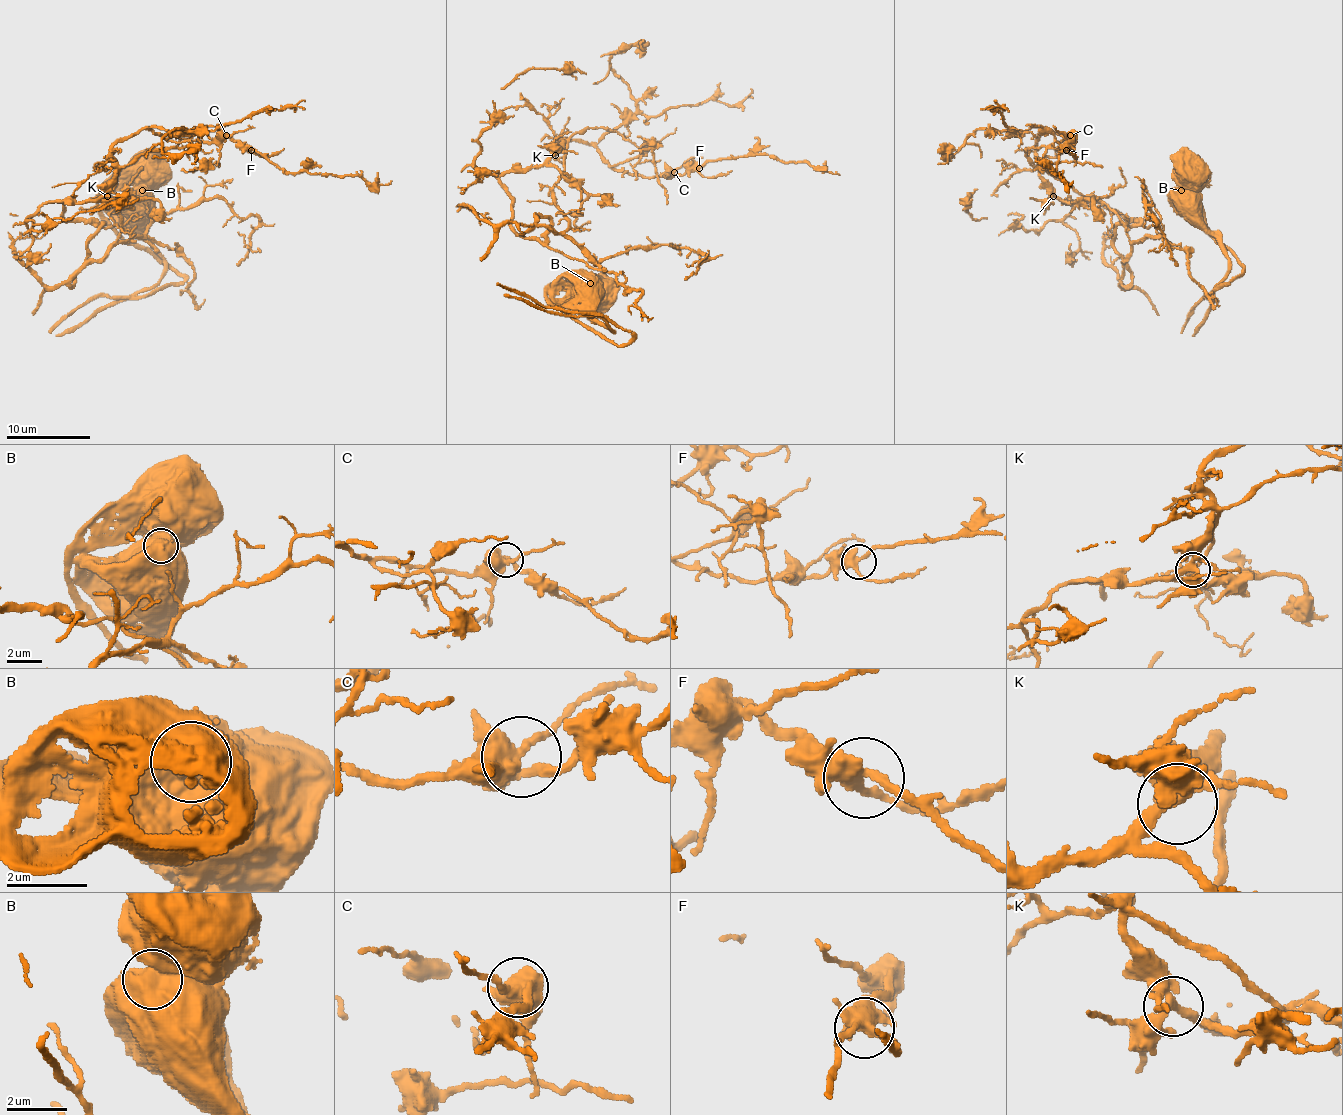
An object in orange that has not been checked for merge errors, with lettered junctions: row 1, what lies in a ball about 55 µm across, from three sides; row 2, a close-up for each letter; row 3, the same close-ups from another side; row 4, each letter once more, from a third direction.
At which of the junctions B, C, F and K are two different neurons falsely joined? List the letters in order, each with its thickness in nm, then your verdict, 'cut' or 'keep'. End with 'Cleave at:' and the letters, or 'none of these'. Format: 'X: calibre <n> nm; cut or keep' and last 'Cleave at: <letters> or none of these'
B: calibre 1250 nm; cut
C: calibre 480 nm; keep
F: calibre 400 nm; keep
K: calibre 360 nm; keep
Cleave at: B

